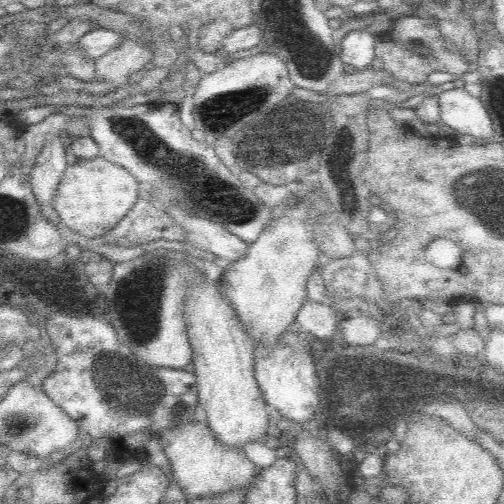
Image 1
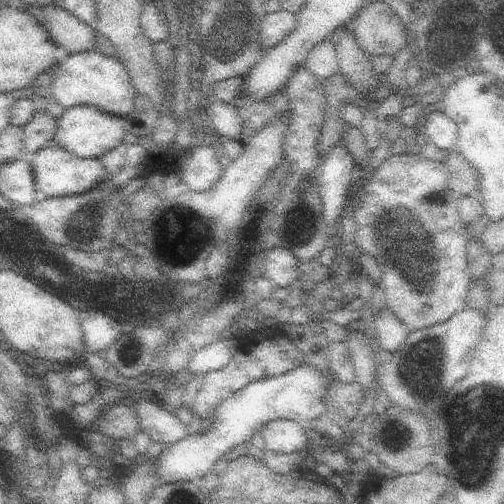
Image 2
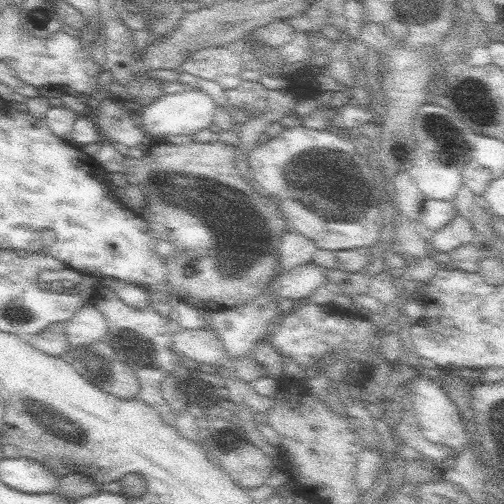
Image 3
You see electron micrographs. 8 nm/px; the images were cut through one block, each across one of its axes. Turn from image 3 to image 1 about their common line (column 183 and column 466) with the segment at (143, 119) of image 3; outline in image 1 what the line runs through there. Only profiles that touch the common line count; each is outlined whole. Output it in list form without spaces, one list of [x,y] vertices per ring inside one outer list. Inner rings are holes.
[[[452,88],[438,94],[440,122],[454,134],[470,134],[478,142],[490,142],[494,138],[494,122],[480,98],[474,98],[464,88]]]

